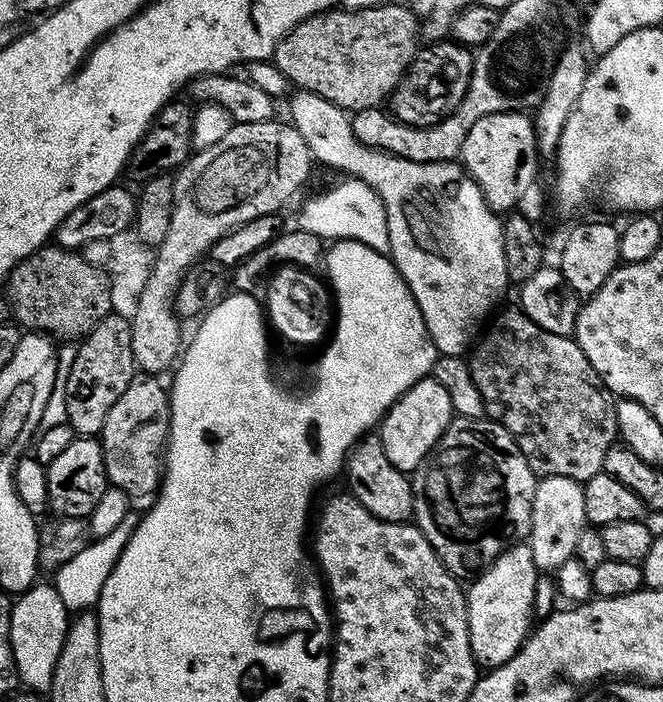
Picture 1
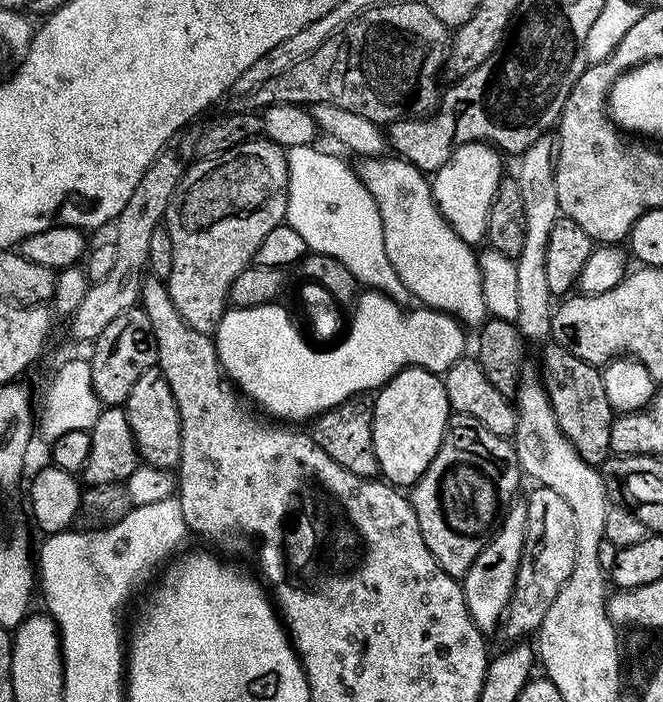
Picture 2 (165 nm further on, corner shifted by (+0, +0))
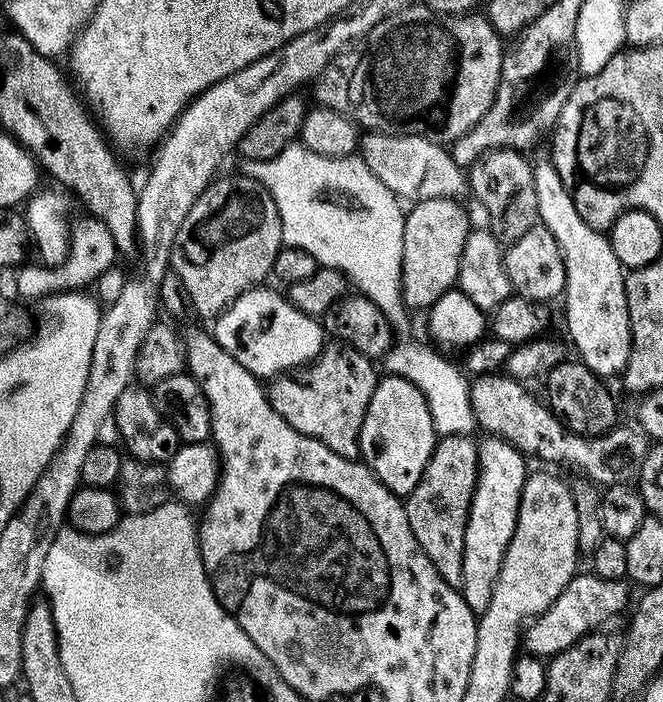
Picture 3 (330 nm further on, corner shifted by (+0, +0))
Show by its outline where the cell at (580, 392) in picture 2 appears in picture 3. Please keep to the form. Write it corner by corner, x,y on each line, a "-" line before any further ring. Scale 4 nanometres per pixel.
561,359
558,366
548,371
546,383
548,383
548,396
546,403
552,413
563,422
572,432
579,436
601,436
609,430
617,427
616,400
612,392
607,388
601,377
595,376
579,359

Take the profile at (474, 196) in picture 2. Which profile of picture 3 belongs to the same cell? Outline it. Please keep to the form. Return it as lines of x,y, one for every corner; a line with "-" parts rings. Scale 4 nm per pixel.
447,196
418,200
407,209
402,234
400,293
404,295
404,305
409,310
431,308
442,294
453,291
460,279
462,250
470,231
468,216
460,203
459,199

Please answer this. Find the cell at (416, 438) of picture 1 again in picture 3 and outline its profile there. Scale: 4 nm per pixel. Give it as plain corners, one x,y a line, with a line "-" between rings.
381,375
360,431
360,455
367,468
393,494
406,498
414,486
418,486
428,459
436,449
437,439
434,418
430,418
430,406
426,404
422,390
418,390
414,382
406,382
406,378

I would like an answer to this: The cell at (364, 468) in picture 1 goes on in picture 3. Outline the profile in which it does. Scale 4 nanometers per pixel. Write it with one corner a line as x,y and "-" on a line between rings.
325,343
315,360
275,377
267,385
268,401
294,430
322,442
342,458
359,461
362,422
378,379
378,368
376,372
372,364
373,357
354,350
354,346

